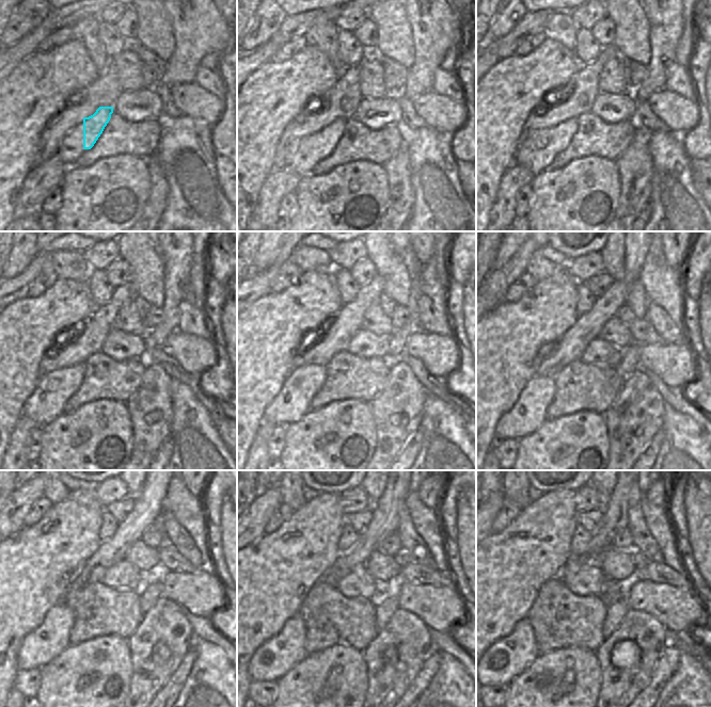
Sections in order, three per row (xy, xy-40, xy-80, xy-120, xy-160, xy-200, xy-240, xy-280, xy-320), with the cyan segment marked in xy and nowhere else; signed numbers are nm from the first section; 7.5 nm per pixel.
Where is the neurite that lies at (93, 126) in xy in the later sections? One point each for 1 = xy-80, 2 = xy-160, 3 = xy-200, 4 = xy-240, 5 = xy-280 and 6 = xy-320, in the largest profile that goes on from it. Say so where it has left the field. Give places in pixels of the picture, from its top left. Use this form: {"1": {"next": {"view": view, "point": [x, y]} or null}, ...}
{"1": {"next": {"view": "xy-80", "point": [568, 128]}}, "2": {"next": {"view": "xy-160", "point": [291, 403]}}, "3": {"next": {"view": "xy-200", "point": [528, 412]}}, "4": {"next": {"view": "xy-240", "point": [48, 642]}}, "5": {"next": {"view": "xy-280", "point": [275, 656]}}, "6": {"next": {"view": "xy-320", "point": [507, 657]}}}

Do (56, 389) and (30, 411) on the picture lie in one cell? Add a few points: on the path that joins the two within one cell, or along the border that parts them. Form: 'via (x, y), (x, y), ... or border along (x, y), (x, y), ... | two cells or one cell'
via (49, 396), (36, 408) | one cell

